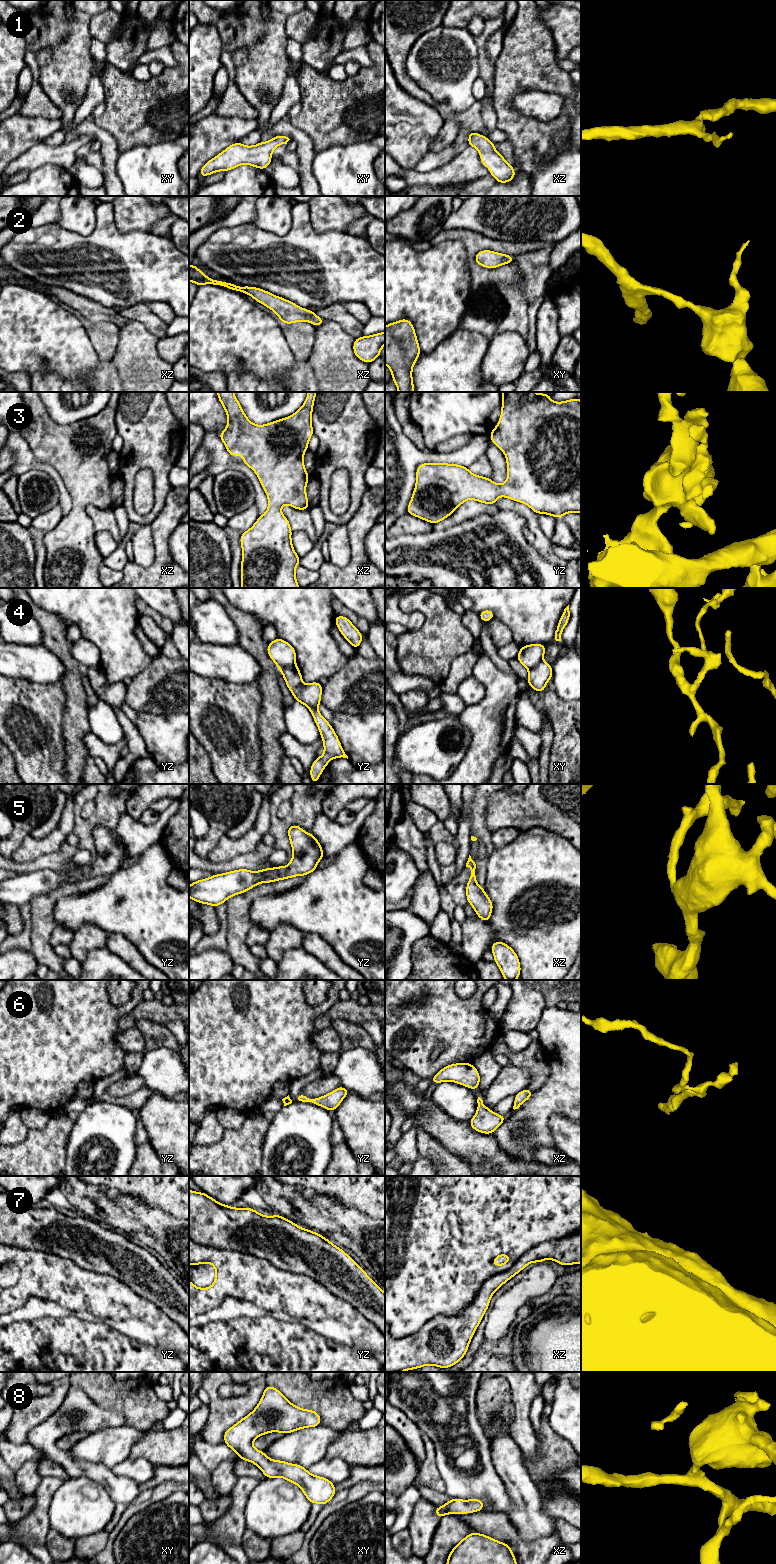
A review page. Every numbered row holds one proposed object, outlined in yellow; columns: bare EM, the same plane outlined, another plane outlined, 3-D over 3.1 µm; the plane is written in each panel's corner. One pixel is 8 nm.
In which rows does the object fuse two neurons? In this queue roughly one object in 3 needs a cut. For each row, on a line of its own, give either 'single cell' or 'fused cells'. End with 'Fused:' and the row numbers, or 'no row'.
1: single cell
2: single cell
3: single cell
4: fused cells
5: single cell
6: single cell
7: fused cells
8: single cell
Fused: 4, 7

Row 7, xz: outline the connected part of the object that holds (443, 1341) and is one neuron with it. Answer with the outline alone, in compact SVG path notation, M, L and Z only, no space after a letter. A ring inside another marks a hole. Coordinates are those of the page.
M581 1228L566 1237L542 1242L518 1258L506 1271L487 1279L473 1301L457 1315L437 1315L418 1332L394 1338L385 1323L385 1372L432 1365L450 1368L467 1353L476 1328L494 1292L532 1262L554 1260L562 1266L581 1263Z

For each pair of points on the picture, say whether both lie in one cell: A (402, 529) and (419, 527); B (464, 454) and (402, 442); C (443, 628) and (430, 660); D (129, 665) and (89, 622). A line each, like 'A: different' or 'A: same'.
A: same
B: same
C: same
D: same

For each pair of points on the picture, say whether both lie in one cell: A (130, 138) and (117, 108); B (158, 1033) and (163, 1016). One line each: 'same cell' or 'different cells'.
A: same cell
B: different cells

